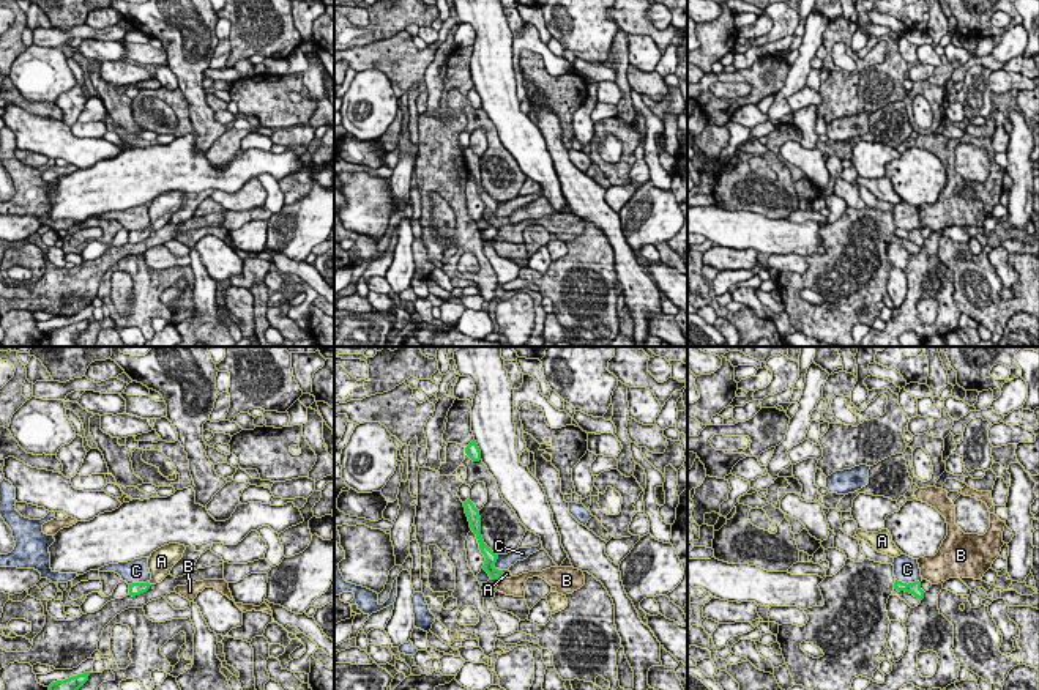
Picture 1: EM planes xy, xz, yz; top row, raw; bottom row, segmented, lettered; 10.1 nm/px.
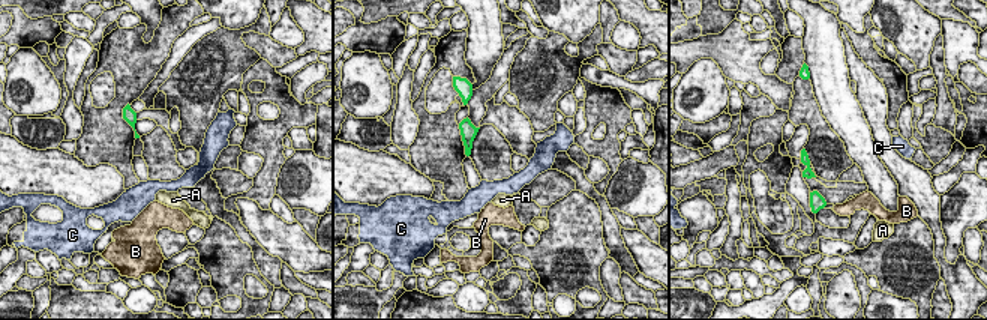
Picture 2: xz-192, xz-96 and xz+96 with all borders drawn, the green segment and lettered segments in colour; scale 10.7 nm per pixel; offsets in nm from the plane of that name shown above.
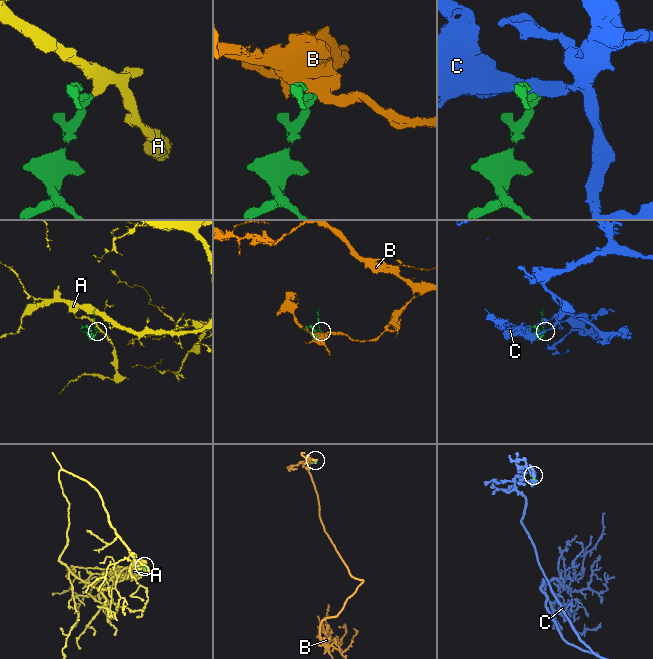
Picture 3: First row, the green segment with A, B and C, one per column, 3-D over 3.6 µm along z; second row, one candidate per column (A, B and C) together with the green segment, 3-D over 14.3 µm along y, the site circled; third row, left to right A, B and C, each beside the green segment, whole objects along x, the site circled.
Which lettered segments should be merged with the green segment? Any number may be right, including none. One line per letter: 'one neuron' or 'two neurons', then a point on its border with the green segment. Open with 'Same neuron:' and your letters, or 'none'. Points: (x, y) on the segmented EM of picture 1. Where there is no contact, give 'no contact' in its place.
Same neuron: A
A: one neuron | xz (502, 574)
B: two neurons | xz (500, 577)
C: two neurons | yz (908, 583)

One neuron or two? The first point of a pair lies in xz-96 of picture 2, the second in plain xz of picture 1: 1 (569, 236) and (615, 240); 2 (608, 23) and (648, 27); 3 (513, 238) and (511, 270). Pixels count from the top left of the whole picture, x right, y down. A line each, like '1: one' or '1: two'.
1: two
2: two
3: two

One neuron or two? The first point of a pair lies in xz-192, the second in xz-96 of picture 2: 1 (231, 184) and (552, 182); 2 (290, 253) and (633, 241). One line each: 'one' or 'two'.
1: one
2: one

